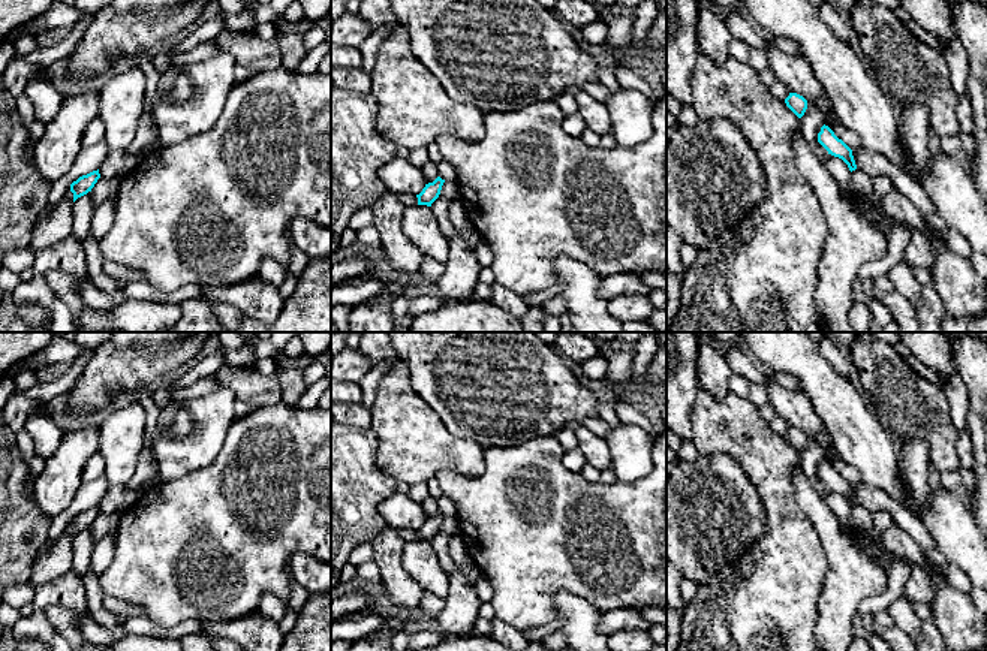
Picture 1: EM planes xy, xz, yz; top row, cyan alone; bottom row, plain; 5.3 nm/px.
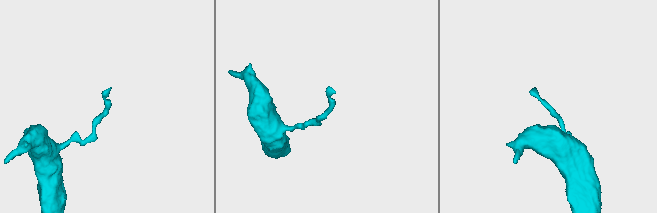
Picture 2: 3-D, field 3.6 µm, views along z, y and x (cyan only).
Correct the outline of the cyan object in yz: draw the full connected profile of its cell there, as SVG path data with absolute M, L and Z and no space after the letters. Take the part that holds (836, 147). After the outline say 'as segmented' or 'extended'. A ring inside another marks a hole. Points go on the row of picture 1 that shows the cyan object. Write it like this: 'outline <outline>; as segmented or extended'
outline M824 124L821 127L818 142L828 151L828 154L842 159L851 172L857 169L852 150L842 139L839 139L828 126Z; as segmented

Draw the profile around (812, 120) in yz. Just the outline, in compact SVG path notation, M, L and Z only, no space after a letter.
M807 102L807 109L804 115L800 118L800 121L801 121L801 133L804 135L806 141L810 144L819 162L825 165L830 154L818 142L818 133L821 132L821 127L825 124L824 112L821 112L813 102Z

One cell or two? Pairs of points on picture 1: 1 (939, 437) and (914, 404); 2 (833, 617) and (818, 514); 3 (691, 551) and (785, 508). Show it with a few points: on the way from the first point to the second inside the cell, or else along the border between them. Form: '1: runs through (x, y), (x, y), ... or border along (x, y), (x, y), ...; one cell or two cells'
1: runs through (936, 430), (921, 412); one cell
2: runs through (839, 591), (839, 545), (833, 539); one cell
3: border along (752, 484), (764, 509), (764, 529), (748, 548); two cells

